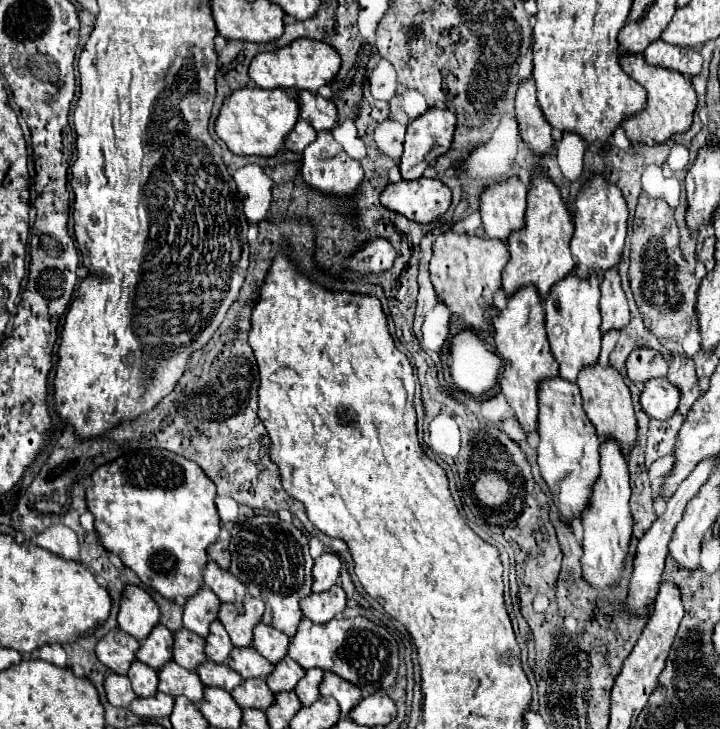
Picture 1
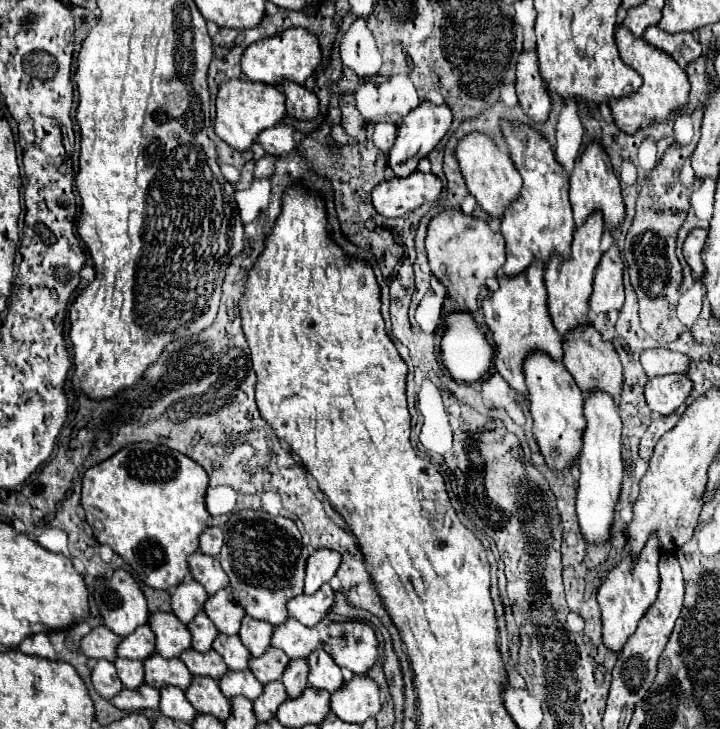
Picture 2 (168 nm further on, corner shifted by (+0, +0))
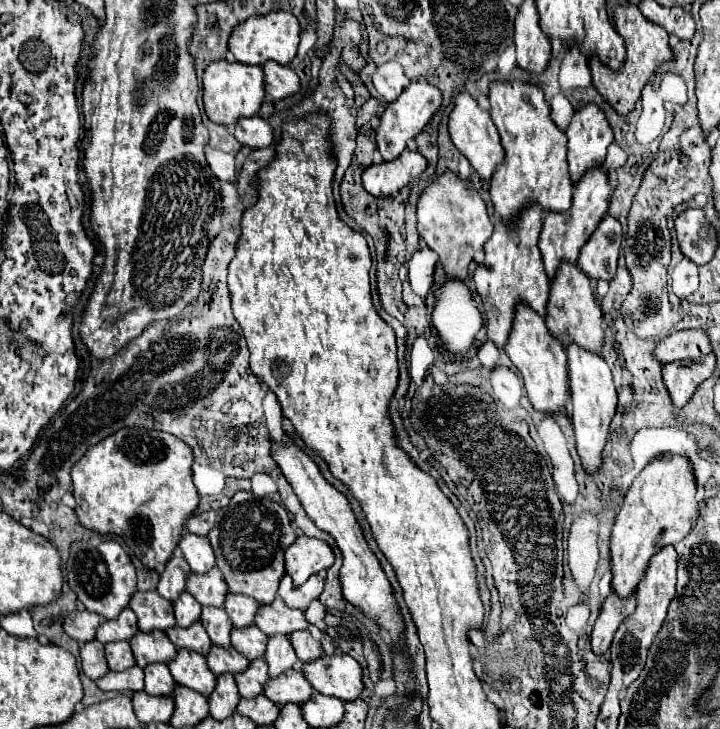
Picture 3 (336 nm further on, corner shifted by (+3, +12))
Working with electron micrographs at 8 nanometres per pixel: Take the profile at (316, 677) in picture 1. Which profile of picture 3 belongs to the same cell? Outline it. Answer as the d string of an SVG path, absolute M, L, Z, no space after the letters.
M271 636L265 652L265 660L269 664L269 676L277 678L291 670L297 662L297 654L293 652L291 640L287 636Z

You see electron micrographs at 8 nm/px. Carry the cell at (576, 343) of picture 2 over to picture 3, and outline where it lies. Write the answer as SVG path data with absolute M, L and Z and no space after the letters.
M563 262L561 268L557 270L557 276L551 282L545 322L547 322L547 328L551 330L553 338L557 338L563 346L577 344L577 346L591 350L591 352L597 352L597 354L603 350L603 342L605 342L603 340L605 338L603 312L593 298L587 276L577 266Z

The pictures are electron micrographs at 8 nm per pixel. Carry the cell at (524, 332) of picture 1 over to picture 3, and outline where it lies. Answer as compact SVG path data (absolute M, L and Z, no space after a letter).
M539 206L527 208L513 228L497 222L493 236L485 244L485 262L479 264L475 270L477 294L481 296L487 318L487 336L497 348L505 348L519 304L527 304L541 318L545 318L549 302L549 278L543 272L543 260L537 246L541 226L543 210Z

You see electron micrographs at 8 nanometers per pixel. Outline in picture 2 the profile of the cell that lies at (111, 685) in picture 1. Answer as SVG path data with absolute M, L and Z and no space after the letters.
M96 660L94 668L92 668L92 686L106 700L110 700L112 696L116 696L116 692L122 690L122 682L116 676L116 668L112 662Z

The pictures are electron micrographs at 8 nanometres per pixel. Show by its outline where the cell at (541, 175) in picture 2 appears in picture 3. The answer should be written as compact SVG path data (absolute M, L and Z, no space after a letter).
M493 82L489 90L491 118L505 148L505 164L491 178L491 200L499 218L513 226L519 214L539 204L547 212L565 212L571 206L573 184L567 172L567 138L549 118L549 106L539 86L523 82Z

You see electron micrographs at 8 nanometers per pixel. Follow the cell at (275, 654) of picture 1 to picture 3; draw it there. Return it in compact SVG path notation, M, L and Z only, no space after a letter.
M227 594L225 600L225 610L233 622L235 628L247 628L255 622L255 616L259 612L261 604L257 604L257 600L249 598L249 596L241 596L241 594Z

